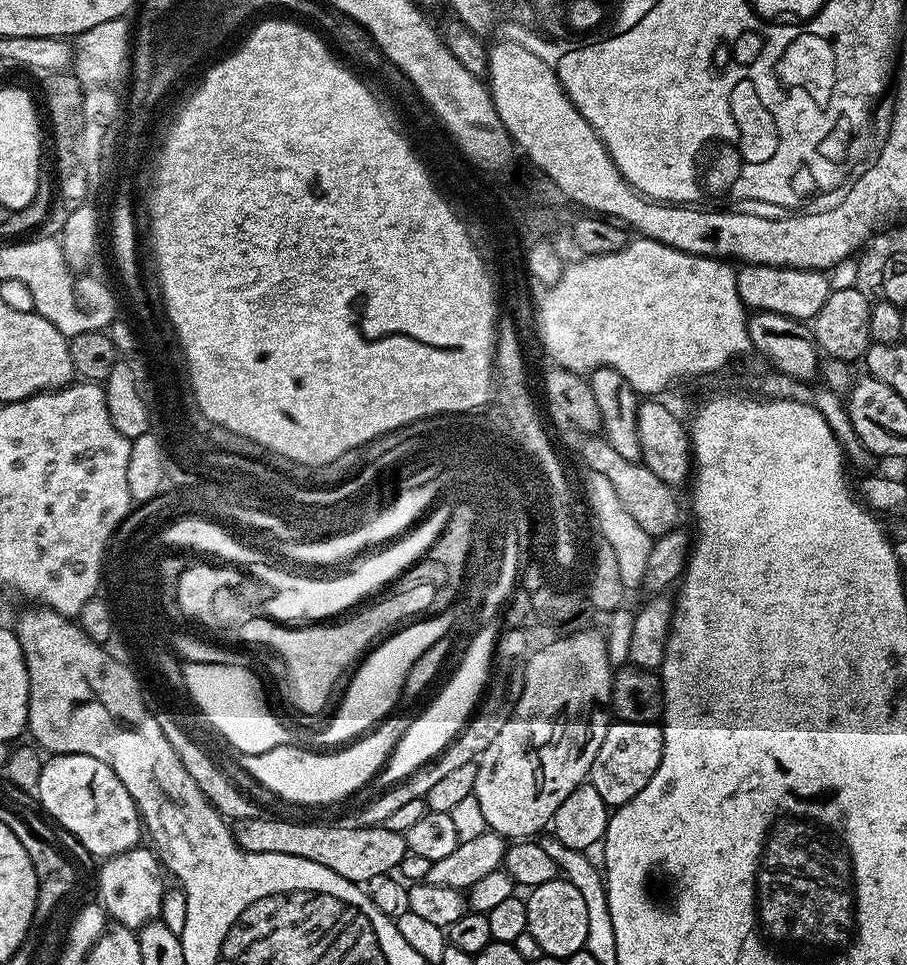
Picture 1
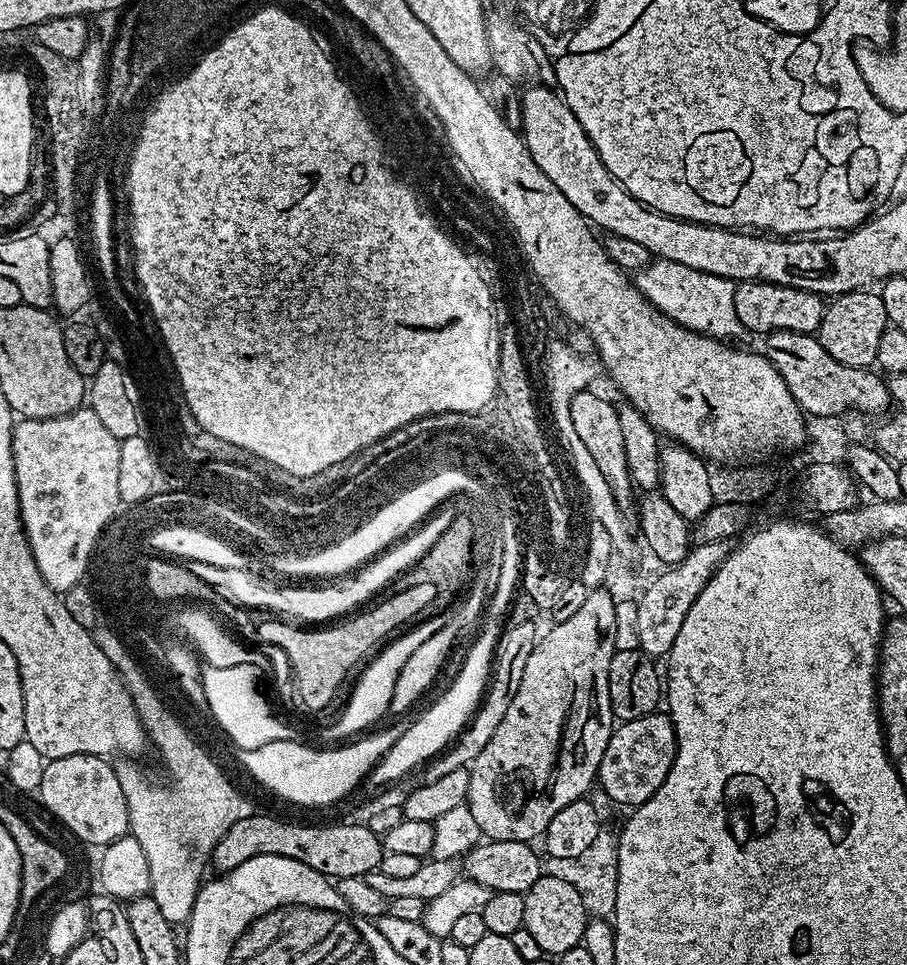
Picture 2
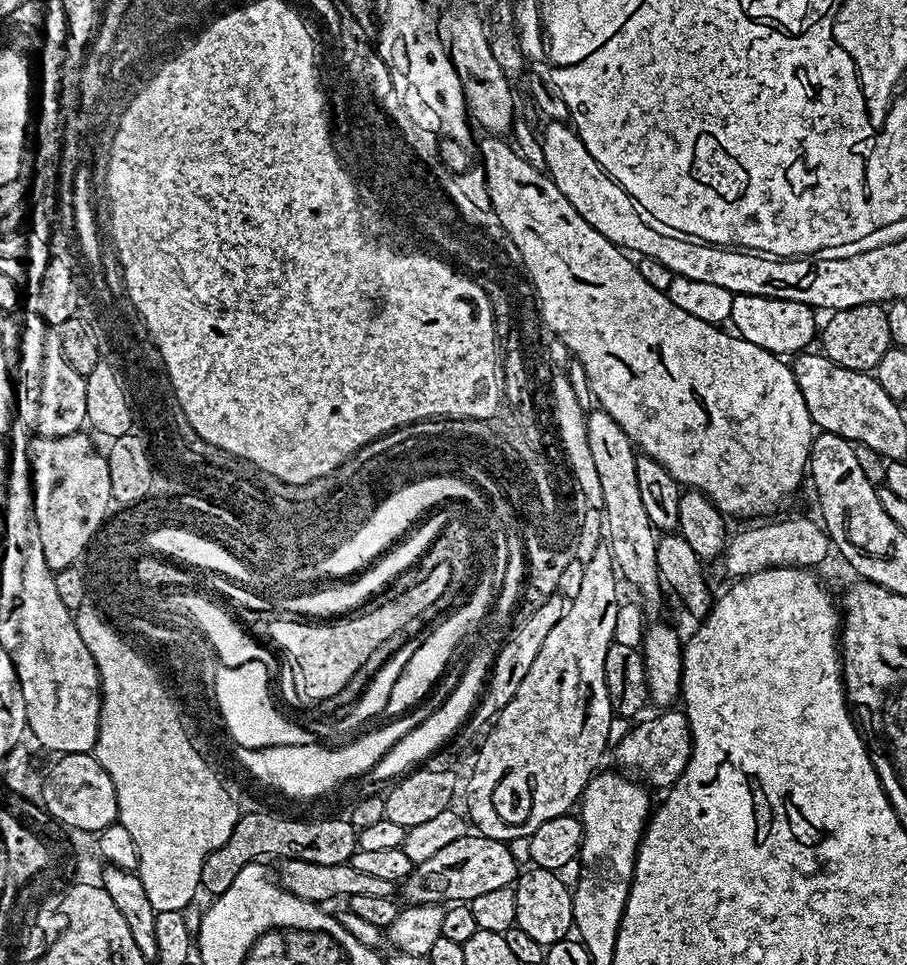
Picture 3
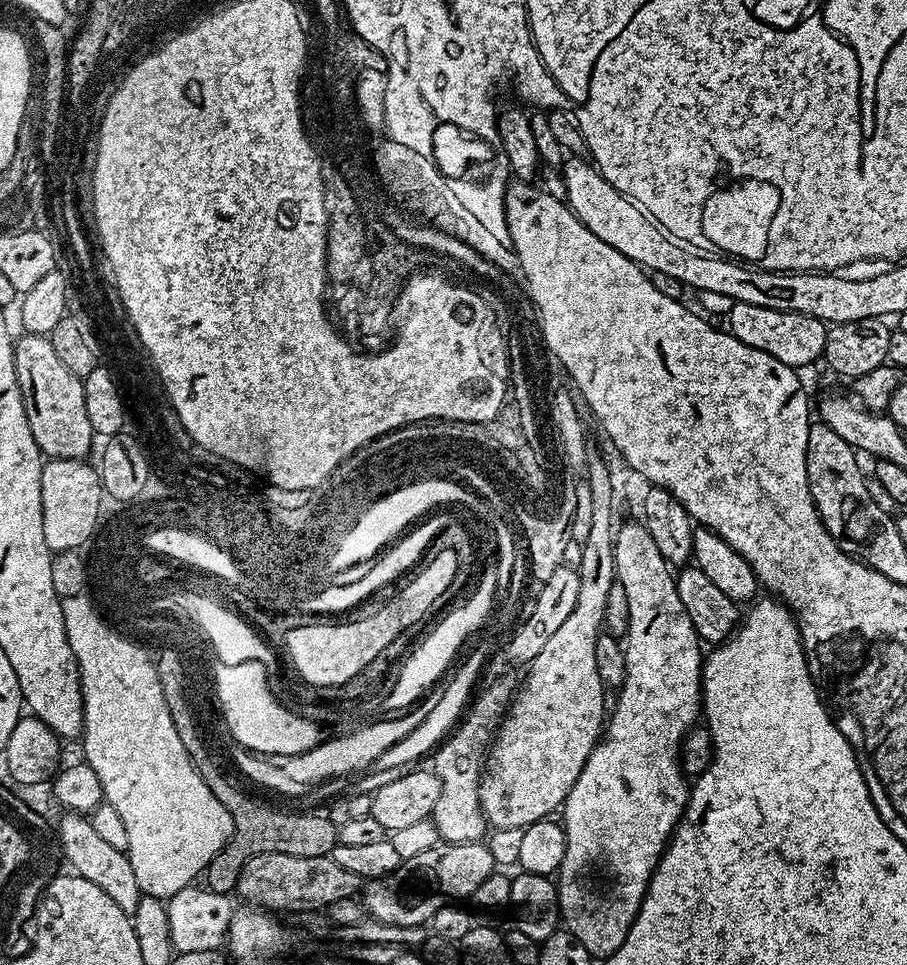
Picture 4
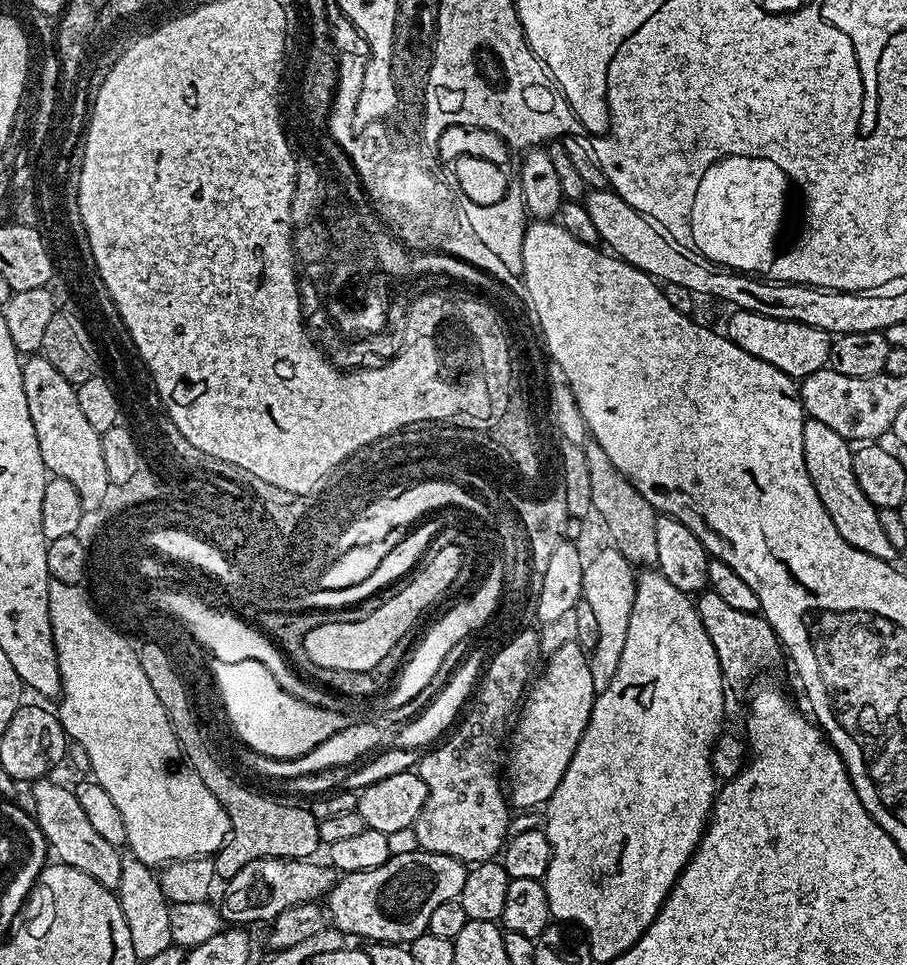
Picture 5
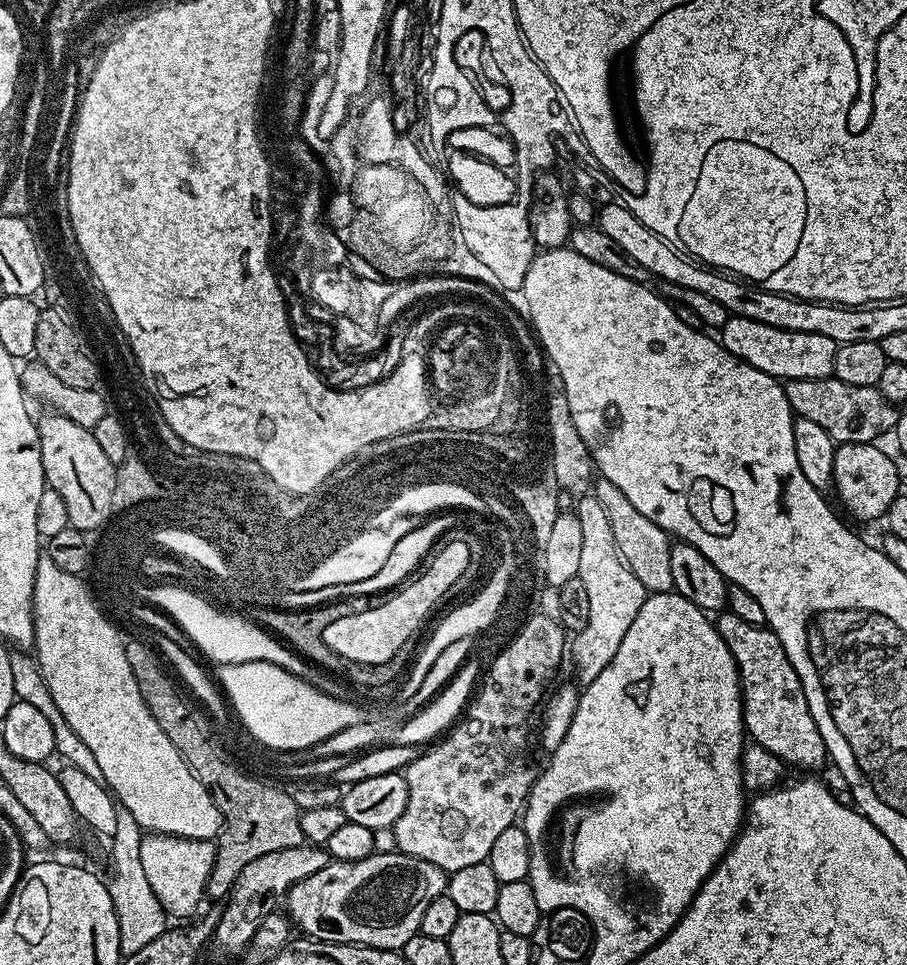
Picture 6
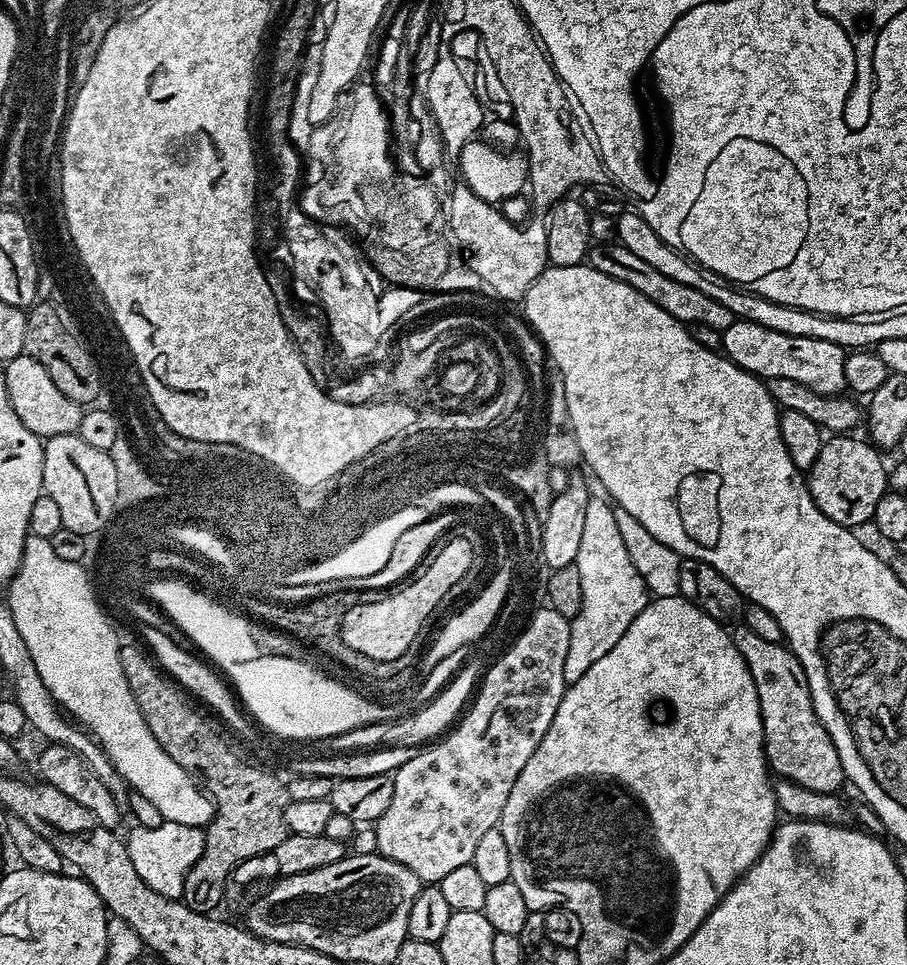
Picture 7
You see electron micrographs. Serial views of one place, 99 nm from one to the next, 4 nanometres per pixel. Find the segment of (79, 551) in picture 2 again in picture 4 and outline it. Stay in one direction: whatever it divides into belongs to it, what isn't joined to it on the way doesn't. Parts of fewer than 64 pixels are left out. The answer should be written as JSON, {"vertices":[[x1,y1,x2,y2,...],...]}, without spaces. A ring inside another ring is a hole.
{"vertices":[[49,459,42,470,42,534,46,534,46,546,53,554,83,549,83,544,96,532,100,520,100,503,105,503,100,474,84,460]]}

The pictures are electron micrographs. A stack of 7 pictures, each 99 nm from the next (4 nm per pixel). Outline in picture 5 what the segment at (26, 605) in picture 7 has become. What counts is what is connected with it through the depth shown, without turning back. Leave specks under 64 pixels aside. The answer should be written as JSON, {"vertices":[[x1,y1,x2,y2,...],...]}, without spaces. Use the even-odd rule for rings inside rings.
{"vertices":[[52,580,48,586,48,597,60,671,58,715,61,726,73,745,86,750,91,775,100,783,102,790,110,794,114,806,118,806,122,822,126,822,126,844,132,847,129,848,131,855,146,865,163,866,175,860,212,856,219,852,232,830,230,818,218,798,210,794,202,778,182,763,180,743,176,740,162,702,158,702,158,694,154,694,142,670,142,662,130,658,128,644,123,644,110,629,100,624,100,620,96,620,92,608,83,604,78,589,66,582]]}

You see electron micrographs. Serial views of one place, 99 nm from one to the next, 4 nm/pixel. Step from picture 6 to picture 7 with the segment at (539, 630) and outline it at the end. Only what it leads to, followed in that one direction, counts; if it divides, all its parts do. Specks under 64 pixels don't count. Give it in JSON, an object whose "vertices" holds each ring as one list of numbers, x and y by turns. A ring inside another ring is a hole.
{"vertices":[[543,606,533,611,528,630,515,638,508,646,511,647,493,662,489,672,483,673,474,699,467,705,459,723,447,735,429,743,416,758,395,771,392,776,394,798,386,814,374,822,379,855,406,866,406,870,414,870,414,874,418,874,421,882,428,886,439,885,450,870,458,870,458,866,472,862,478,841,486,830,499,825,506,798,510,798,510,790,514,790,514,782,518,782,522,766,530,762,530,754,538,750,538,742,546,738,546,730,550,730,550,722,554,722,558,702,562,702,566,687,563,667,570,634,571,619,554,608]]}

